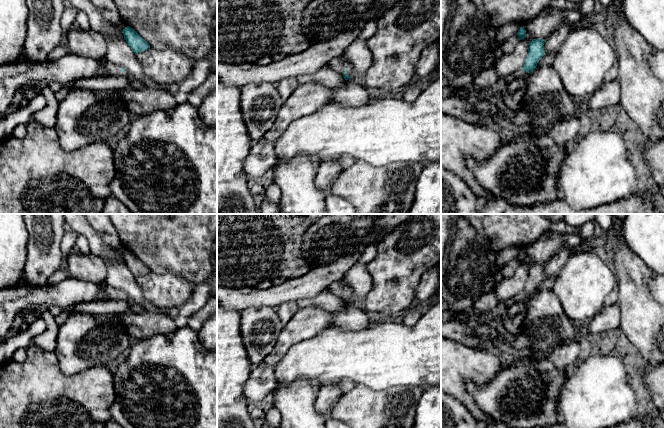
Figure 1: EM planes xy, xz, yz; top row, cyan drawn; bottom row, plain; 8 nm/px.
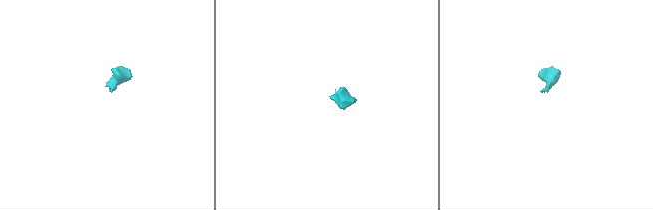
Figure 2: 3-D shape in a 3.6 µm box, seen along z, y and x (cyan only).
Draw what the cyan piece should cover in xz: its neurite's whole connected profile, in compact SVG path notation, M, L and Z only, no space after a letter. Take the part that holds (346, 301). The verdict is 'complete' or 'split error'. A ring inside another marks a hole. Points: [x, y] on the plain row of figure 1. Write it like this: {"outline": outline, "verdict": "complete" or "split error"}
{"outline": "M341 280L332 283L329 290L332 294L343 300L345 304L353 302L351 289Z", "verdict": "split error"}

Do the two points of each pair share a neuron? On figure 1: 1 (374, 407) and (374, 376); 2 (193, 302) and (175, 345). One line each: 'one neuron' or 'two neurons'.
1: two neurons
2: two neurons

